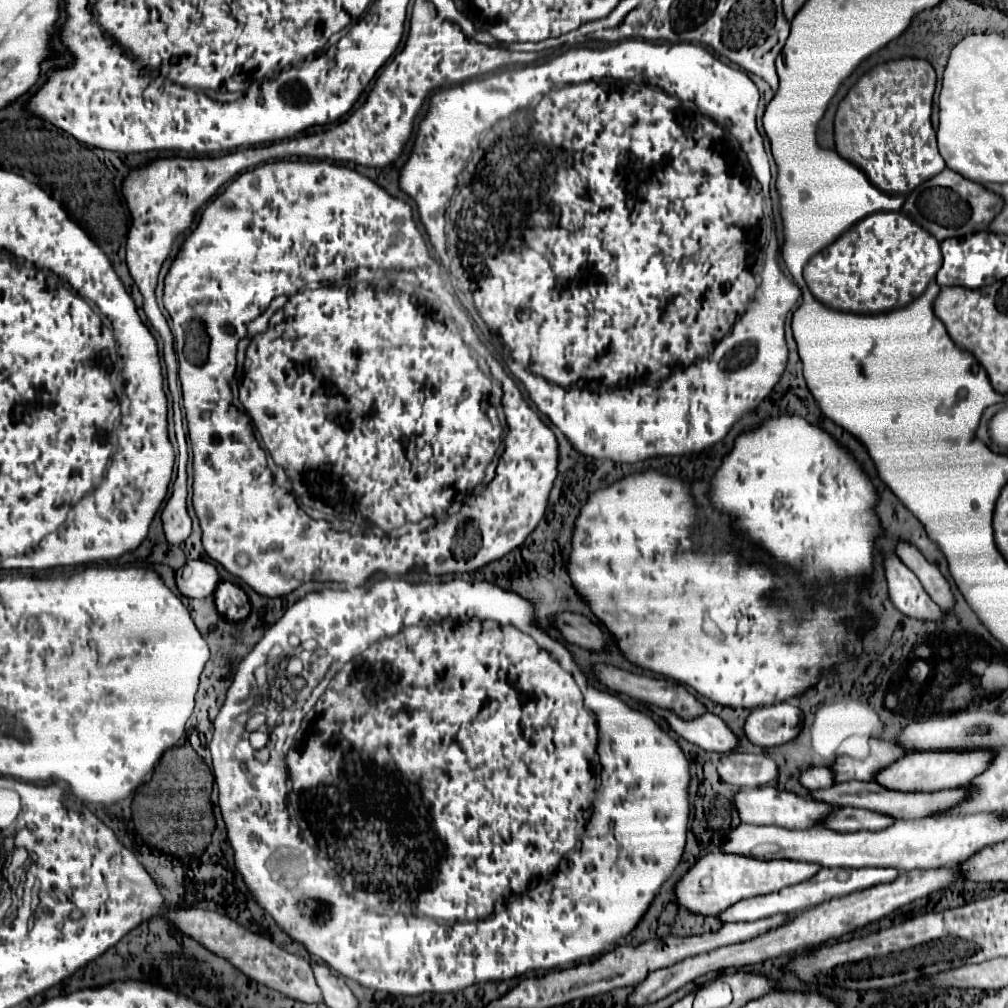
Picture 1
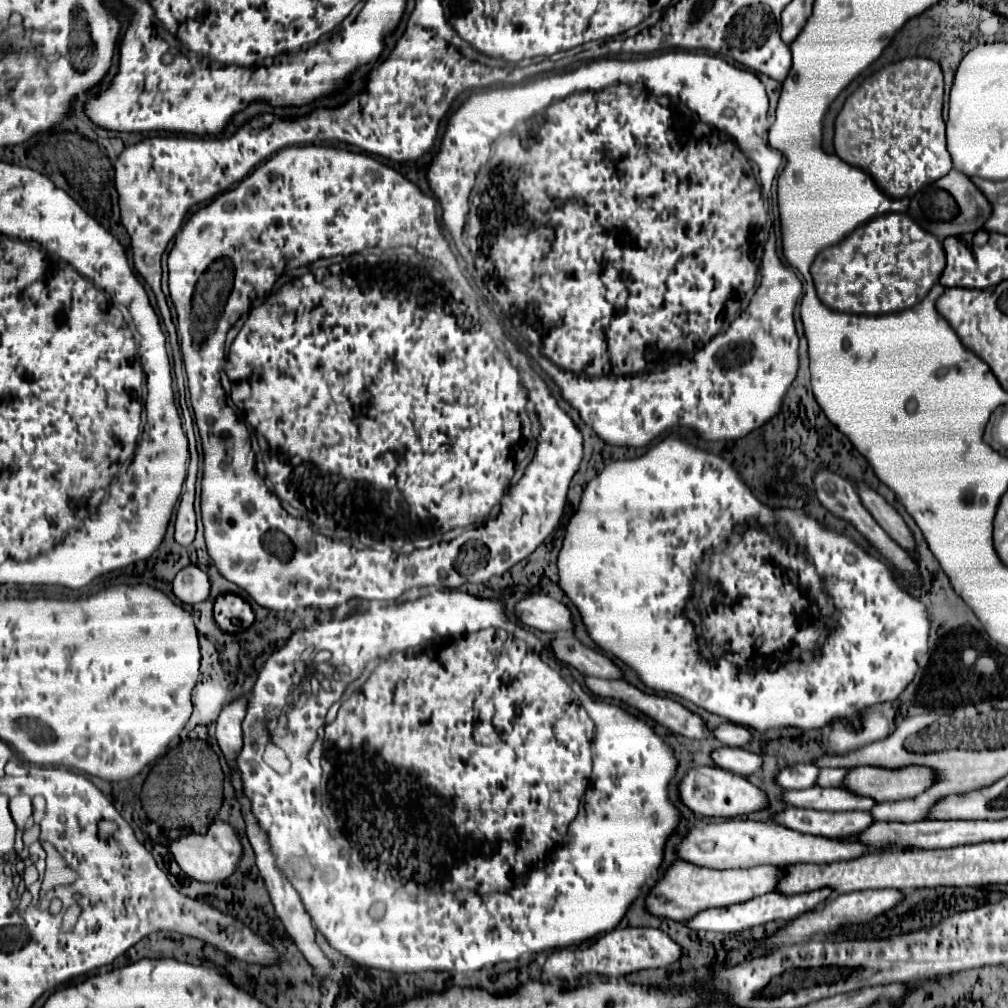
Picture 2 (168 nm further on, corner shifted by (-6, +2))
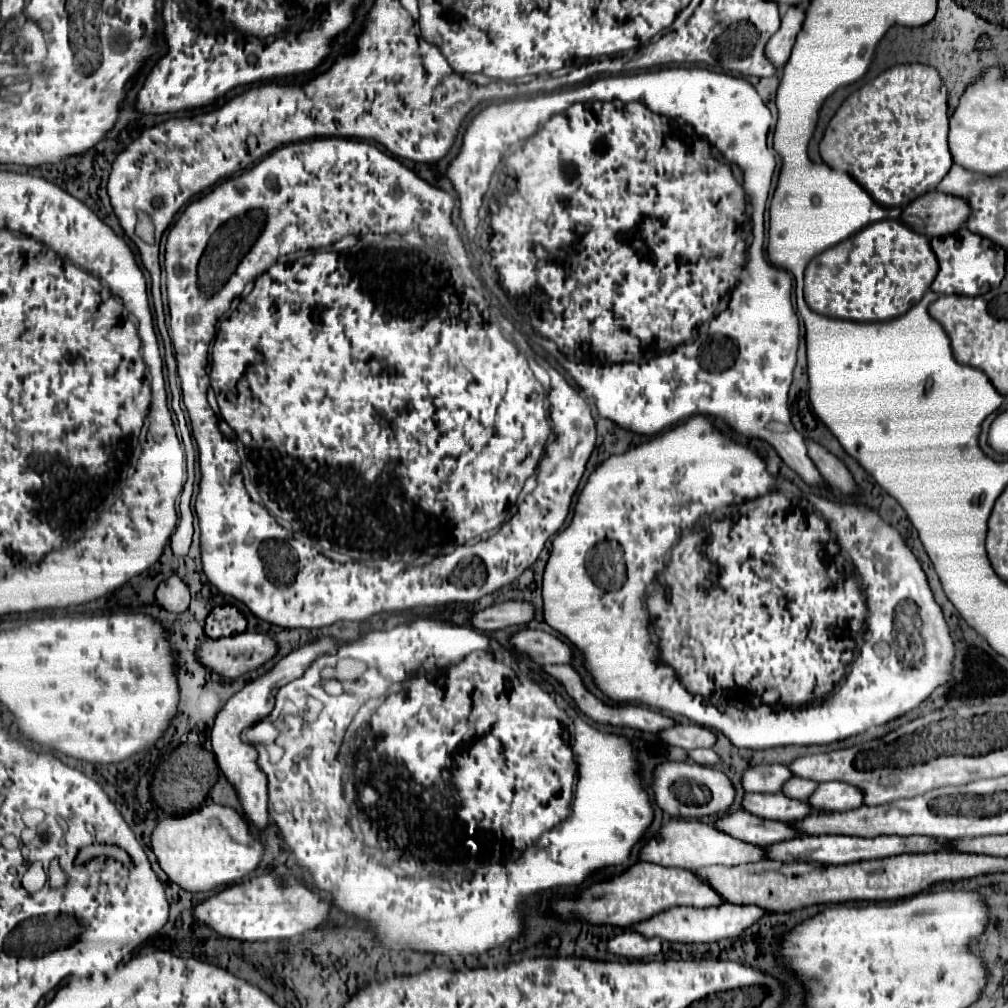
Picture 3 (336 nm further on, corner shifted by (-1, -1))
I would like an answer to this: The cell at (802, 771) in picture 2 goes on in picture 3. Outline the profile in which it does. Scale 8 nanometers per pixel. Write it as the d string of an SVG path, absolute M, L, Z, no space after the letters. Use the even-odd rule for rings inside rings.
M773 764L773 766L753 766L747 768L741 776L741 786L745 792L779 792L779 788L791 778L787 766Z

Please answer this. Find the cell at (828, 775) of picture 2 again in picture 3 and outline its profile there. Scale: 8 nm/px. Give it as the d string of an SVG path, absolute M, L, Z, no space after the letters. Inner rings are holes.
M791 778L787 780L787 784L783 784L781 794L793 798L793 800L807 800L807 796L811 794L811 790L815 790L817 784L811 780L803 780L803 778Z

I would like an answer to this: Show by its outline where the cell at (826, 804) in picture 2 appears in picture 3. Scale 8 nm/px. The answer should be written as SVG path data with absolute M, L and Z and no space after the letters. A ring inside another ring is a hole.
M749 794L743 796L743 810L767 820L801 820L811 814L811 806L803 800L791 800L783 794Z

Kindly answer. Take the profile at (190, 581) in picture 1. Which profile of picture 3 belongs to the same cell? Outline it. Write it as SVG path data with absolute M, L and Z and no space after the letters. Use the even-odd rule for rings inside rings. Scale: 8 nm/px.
M177 574L161 582L155 592L155 602L167 612L177 612L177 614L189 608L189 598L191 598L189 586Z

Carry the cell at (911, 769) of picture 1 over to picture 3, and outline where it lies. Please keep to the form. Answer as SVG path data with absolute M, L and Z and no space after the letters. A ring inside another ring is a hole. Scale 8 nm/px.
M823 782L807 798L807 804L815 812L845 812L859 808L863 804L861 798L863 796L859 796L859 788L851 788L851 784Z

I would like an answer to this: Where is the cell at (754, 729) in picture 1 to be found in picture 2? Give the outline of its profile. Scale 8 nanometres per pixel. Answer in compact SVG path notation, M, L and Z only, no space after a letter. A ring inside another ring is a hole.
M724 723L724 725L716 727L714 735L728 747L744 747L754 739L754 735L748 727L736 725L736 723Z

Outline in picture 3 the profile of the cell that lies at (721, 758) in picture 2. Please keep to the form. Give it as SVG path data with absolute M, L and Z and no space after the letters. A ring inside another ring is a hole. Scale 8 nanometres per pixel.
M691 750L691 752L687 752L687 760L695 762L695 764L705 764L705 766L713 766L713 764L721 762L713 750Z

